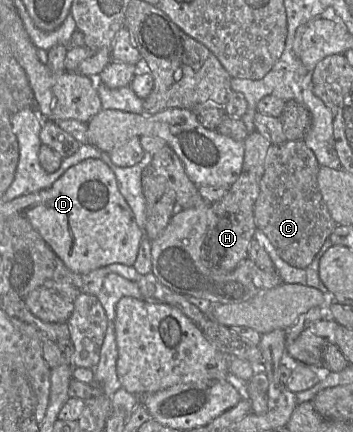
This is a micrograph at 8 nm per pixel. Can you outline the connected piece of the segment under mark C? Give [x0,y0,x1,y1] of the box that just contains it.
[254,140,337,269]

